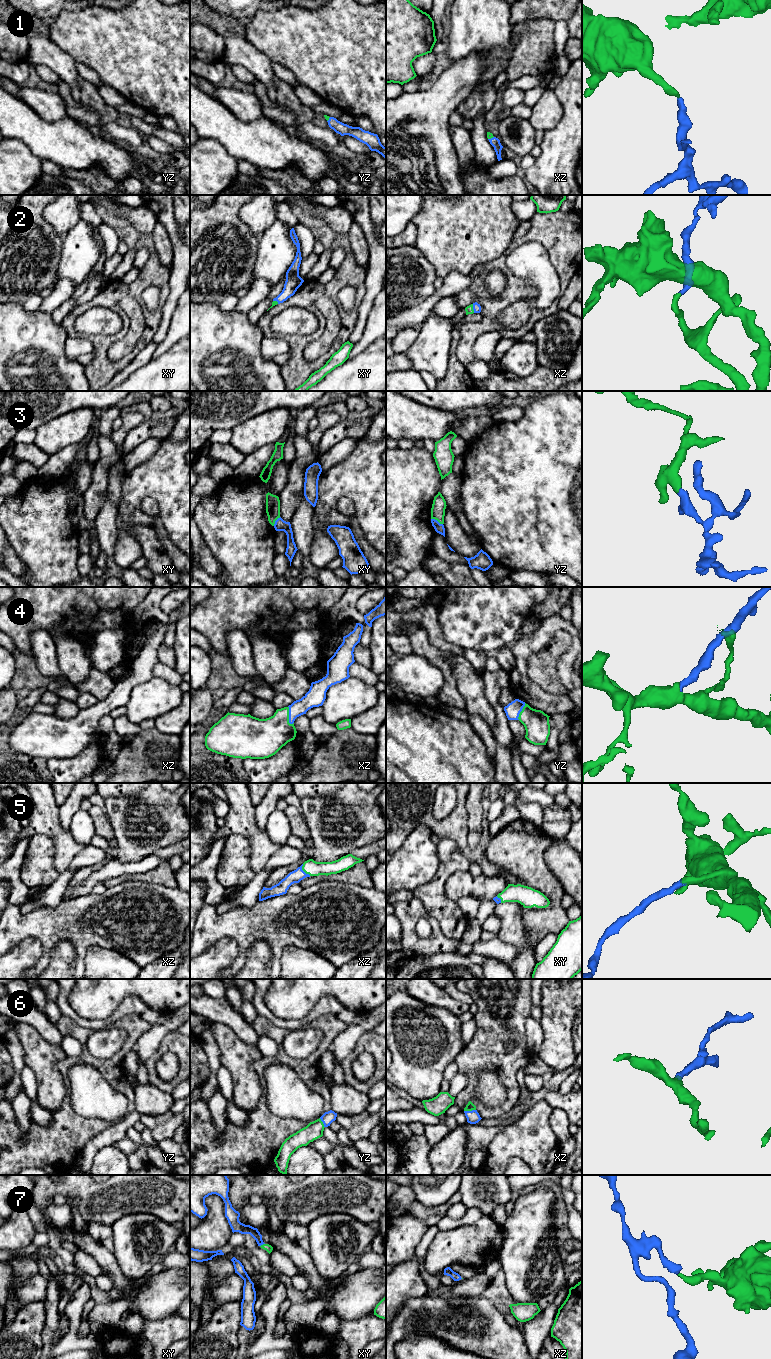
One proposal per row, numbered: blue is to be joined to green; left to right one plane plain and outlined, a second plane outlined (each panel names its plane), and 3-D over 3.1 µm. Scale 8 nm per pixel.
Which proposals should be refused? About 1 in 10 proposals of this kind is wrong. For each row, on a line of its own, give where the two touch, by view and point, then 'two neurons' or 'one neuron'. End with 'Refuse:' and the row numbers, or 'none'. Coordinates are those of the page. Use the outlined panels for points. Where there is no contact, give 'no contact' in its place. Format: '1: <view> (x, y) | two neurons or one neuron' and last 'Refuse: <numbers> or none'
1: xz (490, 138) | one neuron
2: xz (472, 308) | one neuron
3: yz (437, 520) | one neuron
4: xz (288, 716) | one neuron
5: xz (304, 871) | one neuron
6: xz (469, 1110) | one neuron
7: xy (263, 1244) | one neuron
Refuse: none

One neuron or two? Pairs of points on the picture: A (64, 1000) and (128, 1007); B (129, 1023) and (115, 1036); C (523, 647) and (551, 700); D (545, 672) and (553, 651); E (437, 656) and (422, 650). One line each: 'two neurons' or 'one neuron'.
A: one neuron
B: two neurons
C: one neuron
D: one neuron
E: one neuron

